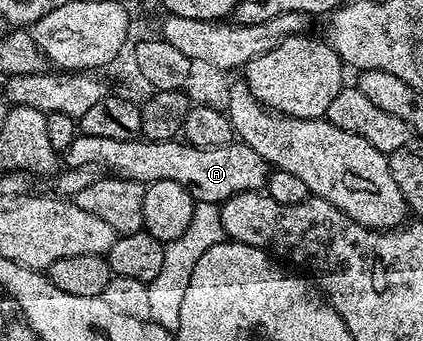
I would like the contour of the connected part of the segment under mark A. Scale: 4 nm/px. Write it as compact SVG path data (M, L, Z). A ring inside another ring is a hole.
M81 133L74 136L72 145L68 145L64 152L64 163L67 168L92 167L101 169L111 176L120 179L131 179L137 183L151 184L163 179L176 181L176 185L184 185L188 193L198 203L223 204L233 195L245 191L262 191L268 178L268 164L256 149L248 149L241 141L231 141L228 145L220 145L220 149L196 149L191 143L169 139L166 143L157 143L151 139L136 138L128 141L112 141L112 137L88 137Z

